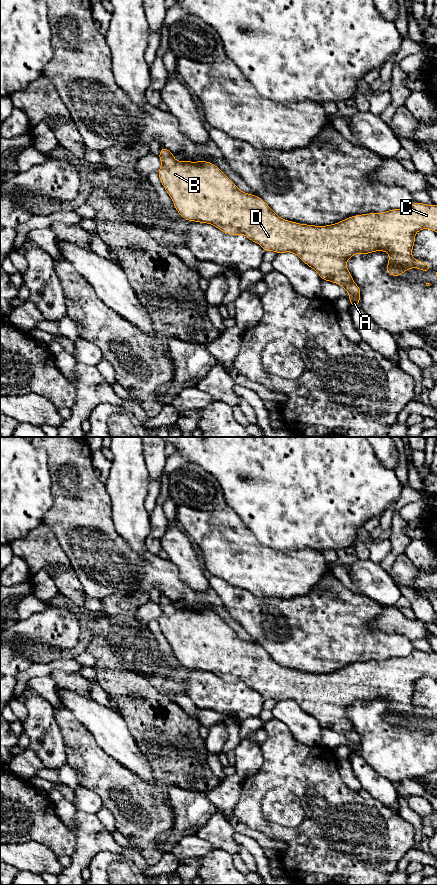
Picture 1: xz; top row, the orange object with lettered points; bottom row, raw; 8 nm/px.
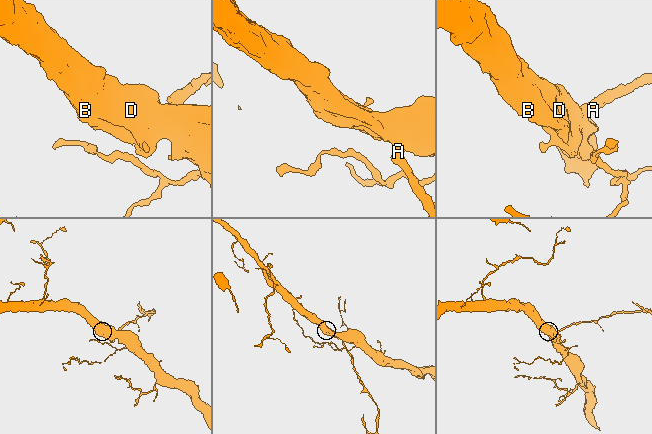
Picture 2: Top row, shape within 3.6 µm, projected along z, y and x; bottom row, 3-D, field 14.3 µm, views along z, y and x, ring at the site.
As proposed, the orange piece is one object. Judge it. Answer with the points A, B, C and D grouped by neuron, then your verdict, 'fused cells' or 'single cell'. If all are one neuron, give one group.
groups A B C D; single cell

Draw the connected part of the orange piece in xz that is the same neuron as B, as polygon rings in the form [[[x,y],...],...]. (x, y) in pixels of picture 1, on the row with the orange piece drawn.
[[[162,146],[158,155],[162,163],[157,171],[160,181],[173,204],[188,222],[208,223],[230,235],[243,234],[266,251],[292,252],[314,269],[322,280],[340,284],[348,293],[351,307],[360,303],[361,290],[354,283],[346,261],[353,255],[385,251],[390,257],[387,274],[400,277],[411,268],[422,272],[431,266],[412,258],[415,234],[422,229],[437,233],[437,205],[414,202],[405,209],[392,209],[383,213],[354,215],[338,223],[315,226],[280,218],[260,197],[238,189],[215,164],[208,161],[176,161],[174,154]]]

